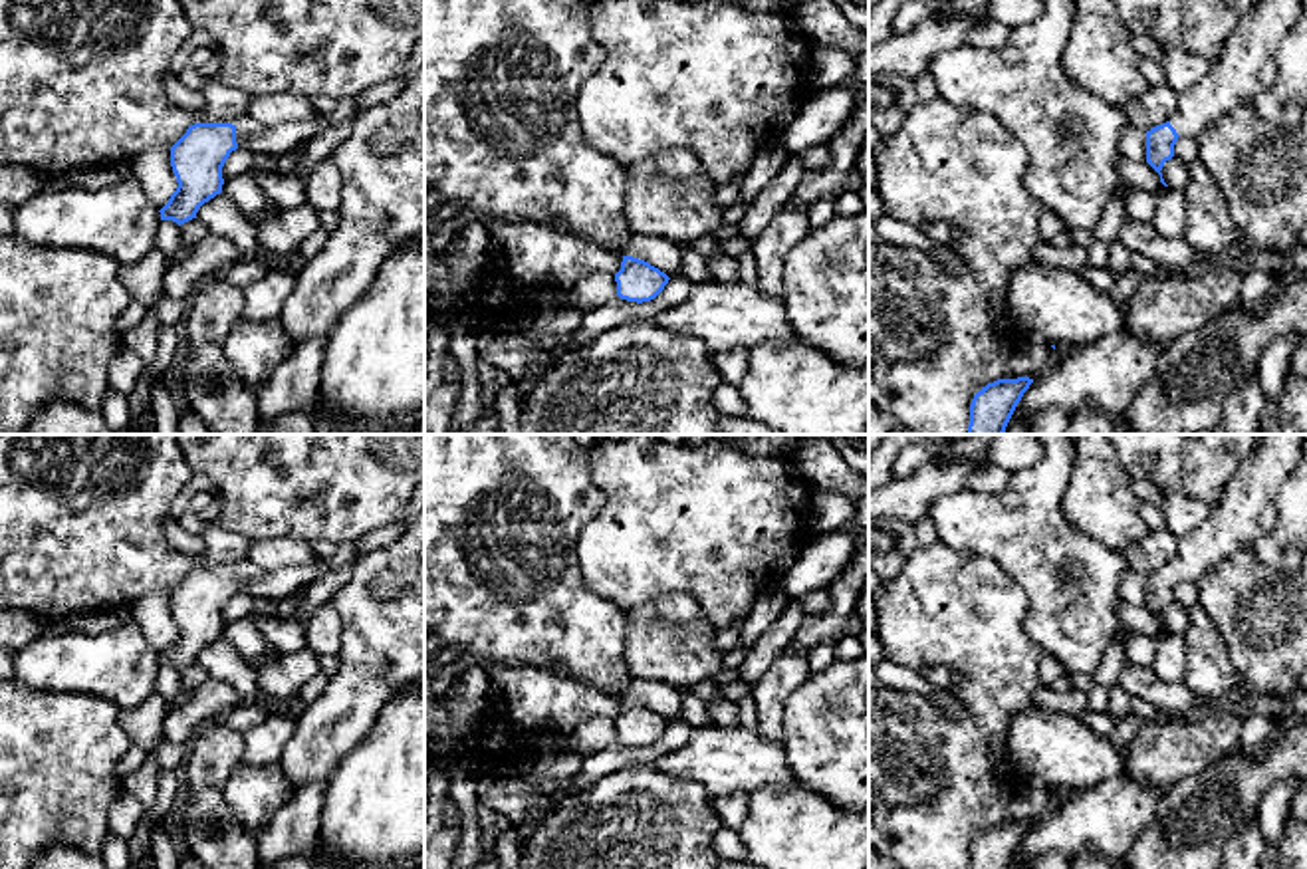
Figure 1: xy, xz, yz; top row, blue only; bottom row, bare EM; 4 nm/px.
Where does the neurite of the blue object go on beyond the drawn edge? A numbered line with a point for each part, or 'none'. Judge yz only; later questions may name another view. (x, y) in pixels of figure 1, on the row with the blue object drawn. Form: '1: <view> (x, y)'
1: yz (1248, 66)

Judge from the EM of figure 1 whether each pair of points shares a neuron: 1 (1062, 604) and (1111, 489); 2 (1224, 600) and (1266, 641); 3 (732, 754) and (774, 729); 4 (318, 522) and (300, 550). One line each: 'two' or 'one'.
1: two
2: one
3: two
4: two

